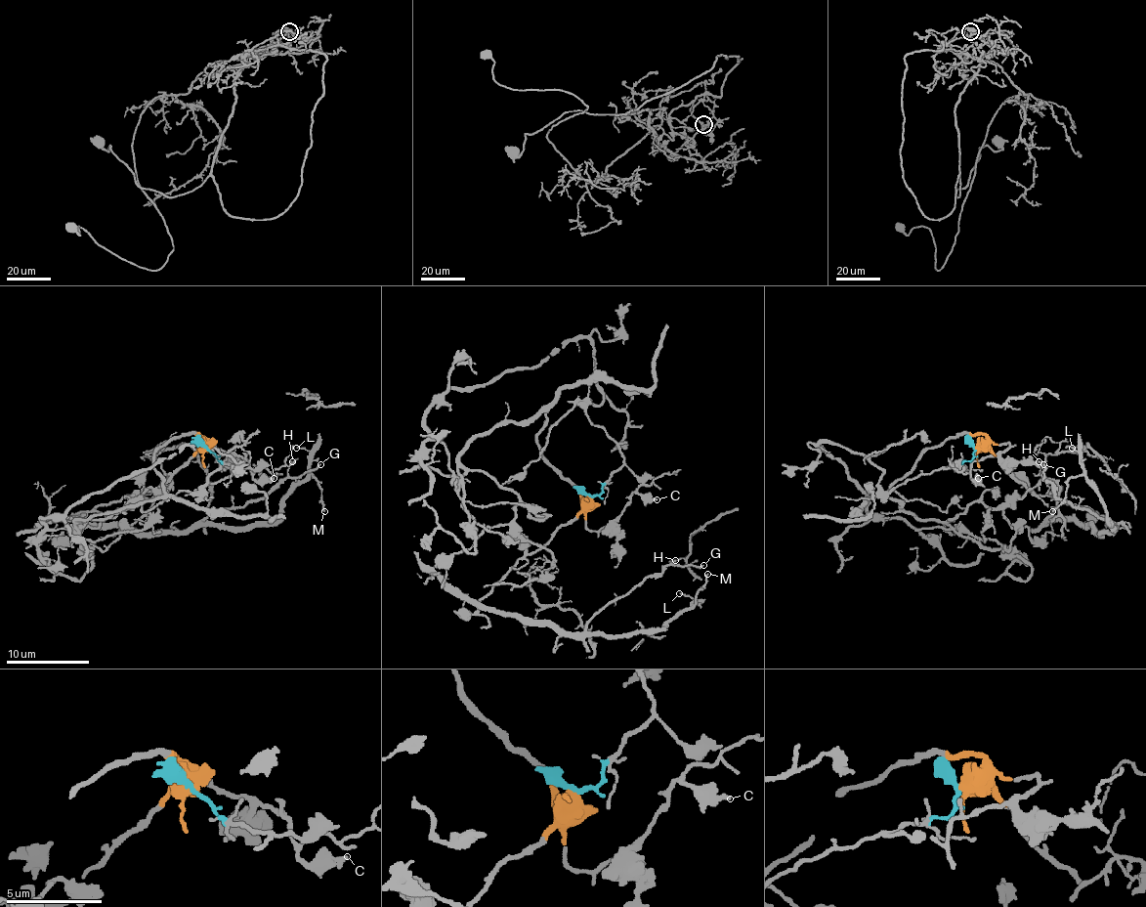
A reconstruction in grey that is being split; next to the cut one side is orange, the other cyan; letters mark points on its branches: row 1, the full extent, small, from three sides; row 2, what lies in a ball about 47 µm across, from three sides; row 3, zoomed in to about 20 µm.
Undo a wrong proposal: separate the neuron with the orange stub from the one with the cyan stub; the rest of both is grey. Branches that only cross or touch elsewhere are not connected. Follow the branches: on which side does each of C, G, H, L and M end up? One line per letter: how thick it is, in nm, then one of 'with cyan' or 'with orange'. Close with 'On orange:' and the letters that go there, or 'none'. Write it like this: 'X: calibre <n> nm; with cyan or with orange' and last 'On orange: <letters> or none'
C: calibre 300 nm; with orange
G: calibre 170 nm; with orange
H: calibre 110 nm; with orange
L: calibre 110 nm; with orange
M: calibre 140 nm; with orange
On orange: C, G, H, L, M

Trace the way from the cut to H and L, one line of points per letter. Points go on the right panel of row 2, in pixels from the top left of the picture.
H: (974, 449), (987, 449), (1037, 495), (1086, 507), (1081, 526), (1112, 530), (1107, 520), (1062, 501), (1039, 461)
L: (974, 449), (987, 449), (1037, 495), (1086, 507), (1081, 526), (1109, 532), (1105, 503), (1072, 447)

